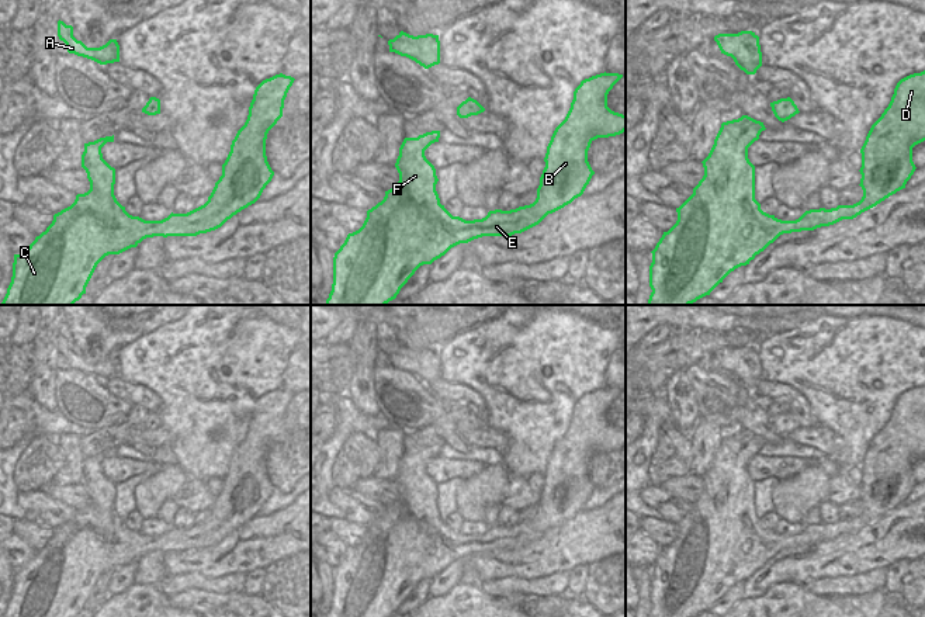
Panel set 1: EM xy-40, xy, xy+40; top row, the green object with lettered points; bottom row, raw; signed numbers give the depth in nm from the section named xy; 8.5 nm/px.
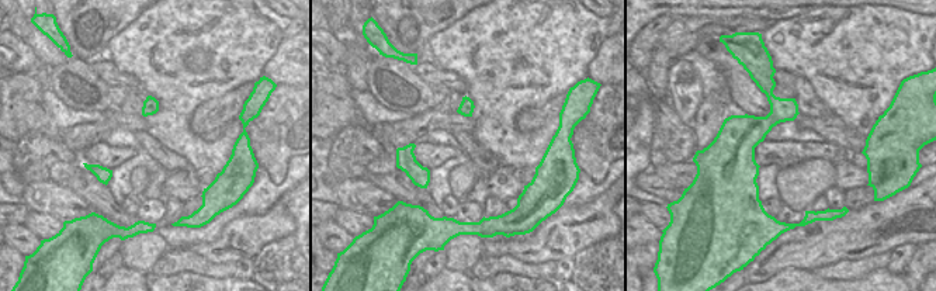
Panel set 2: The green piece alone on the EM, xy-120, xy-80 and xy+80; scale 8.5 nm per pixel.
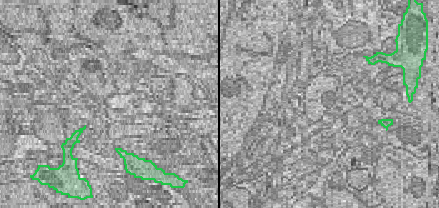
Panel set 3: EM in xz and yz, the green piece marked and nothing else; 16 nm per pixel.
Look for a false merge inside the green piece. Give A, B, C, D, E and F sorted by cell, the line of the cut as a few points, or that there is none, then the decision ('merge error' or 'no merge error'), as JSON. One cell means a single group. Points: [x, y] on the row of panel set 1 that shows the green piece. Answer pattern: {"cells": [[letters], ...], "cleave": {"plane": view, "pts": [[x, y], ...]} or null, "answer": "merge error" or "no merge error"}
{"cells": [["A", "B", "C", "D", "E", "F"]], "cleave": null, "answer": "no merge error"}

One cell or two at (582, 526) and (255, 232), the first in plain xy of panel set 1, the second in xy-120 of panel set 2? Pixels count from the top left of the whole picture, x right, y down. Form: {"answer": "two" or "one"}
{"answer": "one"}

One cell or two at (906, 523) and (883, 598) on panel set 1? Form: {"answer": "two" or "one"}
{"answer": "two"}

